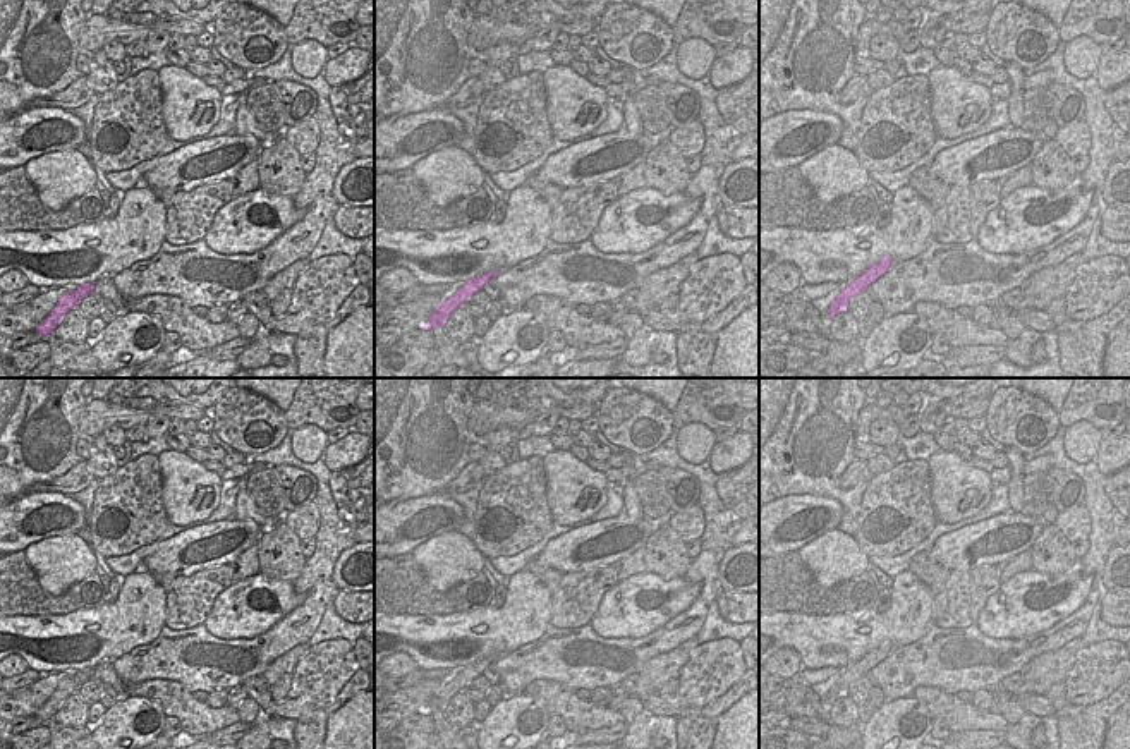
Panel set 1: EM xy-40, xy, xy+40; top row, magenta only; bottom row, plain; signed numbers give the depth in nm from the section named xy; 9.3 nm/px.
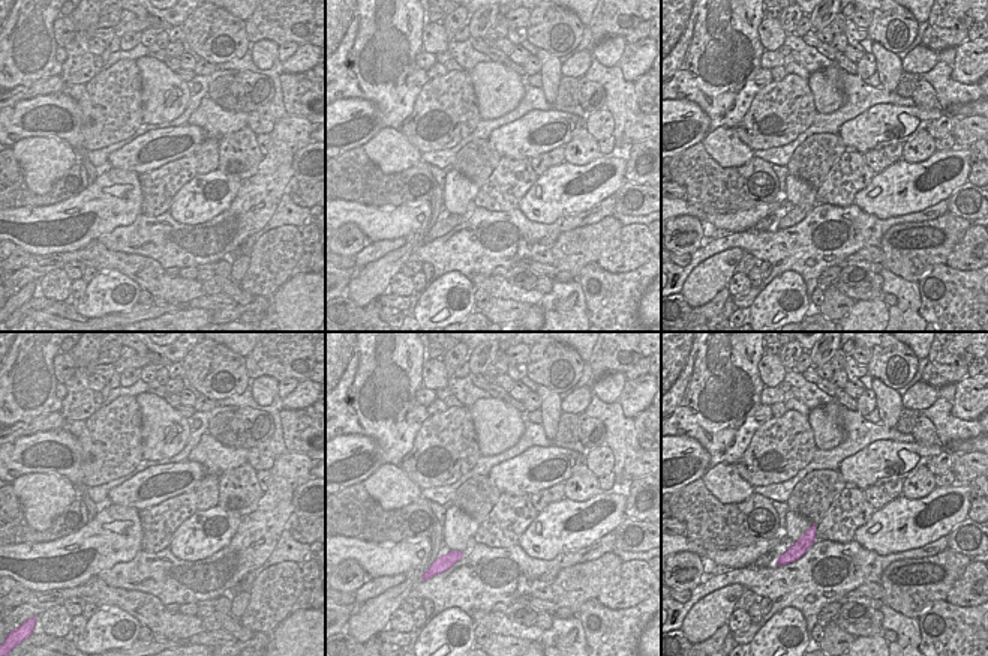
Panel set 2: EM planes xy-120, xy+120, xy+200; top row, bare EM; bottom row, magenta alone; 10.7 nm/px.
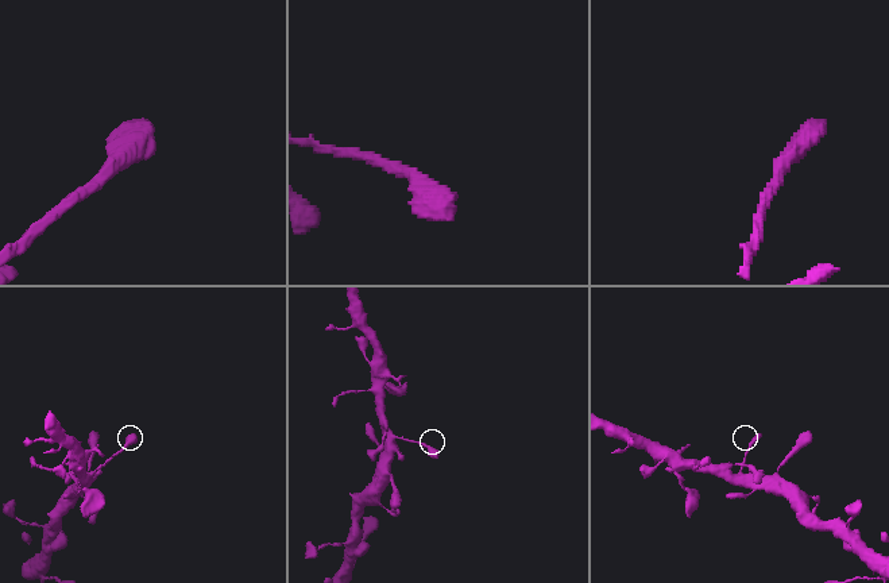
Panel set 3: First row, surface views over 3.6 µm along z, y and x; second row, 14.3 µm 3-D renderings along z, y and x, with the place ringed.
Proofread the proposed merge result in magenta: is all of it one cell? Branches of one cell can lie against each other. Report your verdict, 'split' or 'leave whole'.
split

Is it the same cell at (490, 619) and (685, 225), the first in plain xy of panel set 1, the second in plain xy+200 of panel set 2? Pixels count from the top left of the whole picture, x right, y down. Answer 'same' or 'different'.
different

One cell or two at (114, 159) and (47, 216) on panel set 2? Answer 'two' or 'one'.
two

